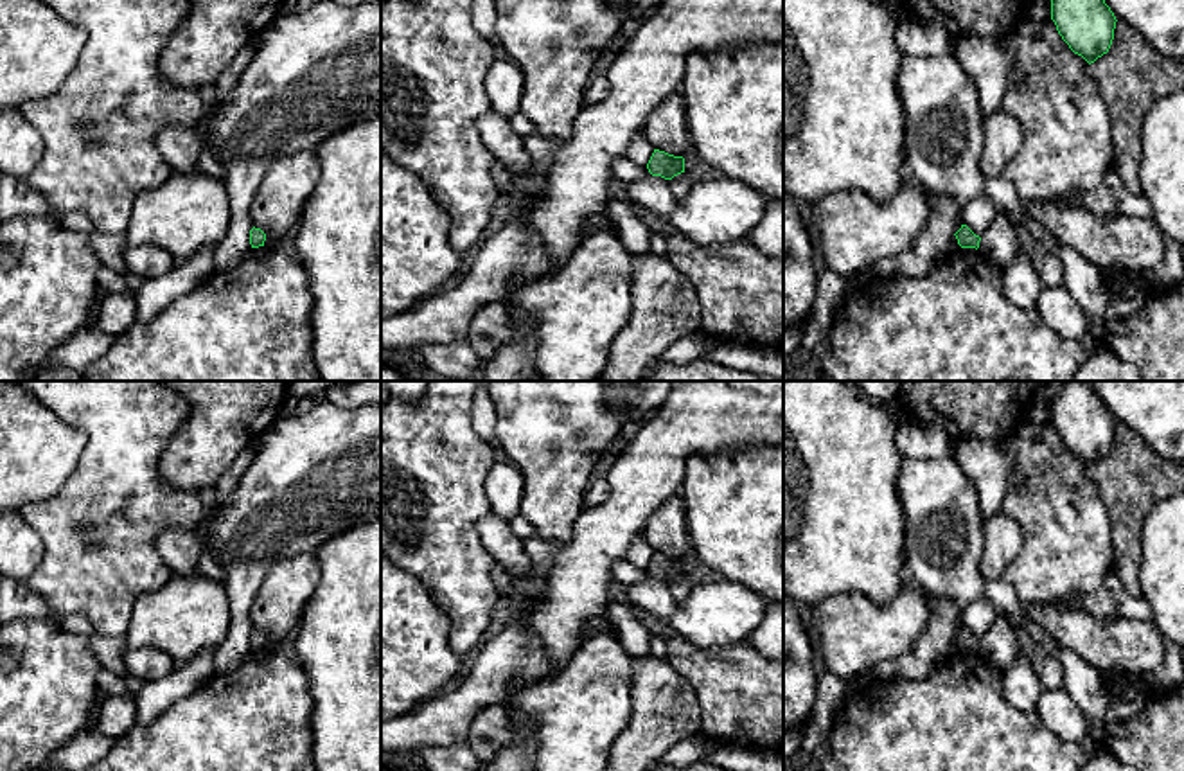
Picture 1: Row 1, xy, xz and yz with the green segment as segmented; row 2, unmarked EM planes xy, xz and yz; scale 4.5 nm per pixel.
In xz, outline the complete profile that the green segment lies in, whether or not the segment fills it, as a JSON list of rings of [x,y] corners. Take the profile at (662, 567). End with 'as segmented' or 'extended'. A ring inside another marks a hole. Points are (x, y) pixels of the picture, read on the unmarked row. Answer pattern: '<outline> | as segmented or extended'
[[[654,552],[647,566],[647,572],[652,579],[672,582],[674,579],[685,575],[685,561]]] | as segmented

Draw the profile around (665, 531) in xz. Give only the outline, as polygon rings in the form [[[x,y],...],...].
[[[679,494],[668,498],[654,512],[654,516],[645,525],[643,536],[654,552],[683,561],[692,555],[686,518]]]

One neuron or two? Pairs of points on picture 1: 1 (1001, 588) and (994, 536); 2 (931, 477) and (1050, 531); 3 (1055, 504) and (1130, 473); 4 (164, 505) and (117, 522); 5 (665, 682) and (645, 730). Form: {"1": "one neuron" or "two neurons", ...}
{"1": "two neurons", "2": "two neurons", "3": "two neurons", "4": "one neuron", "5": "one neuron"}

